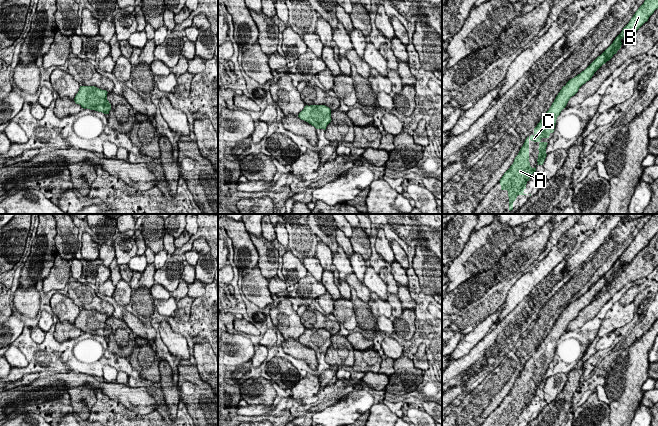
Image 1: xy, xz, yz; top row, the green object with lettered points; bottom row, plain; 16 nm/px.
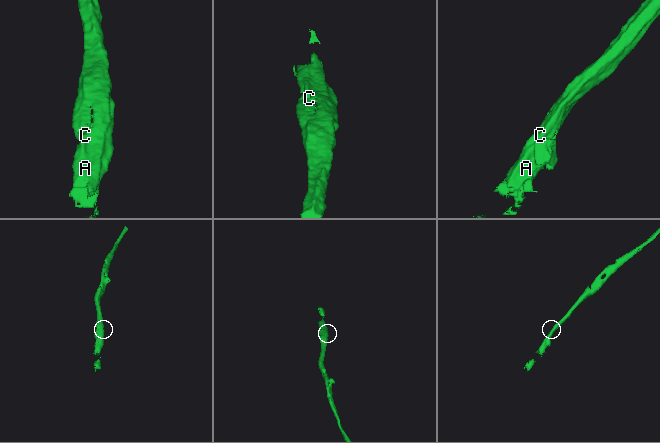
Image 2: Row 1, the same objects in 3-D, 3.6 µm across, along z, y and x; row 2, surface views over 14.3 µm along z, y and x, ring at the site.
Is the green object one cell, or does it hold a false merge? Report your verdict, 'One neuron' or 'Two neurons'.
Two neurons

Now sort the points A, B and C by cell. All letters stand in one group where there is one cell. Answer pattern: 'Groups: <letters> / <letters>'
Groups: A B / C

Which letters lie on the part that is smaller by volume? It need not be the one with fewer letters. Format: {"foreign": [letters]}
{"foreign": ["C"]}

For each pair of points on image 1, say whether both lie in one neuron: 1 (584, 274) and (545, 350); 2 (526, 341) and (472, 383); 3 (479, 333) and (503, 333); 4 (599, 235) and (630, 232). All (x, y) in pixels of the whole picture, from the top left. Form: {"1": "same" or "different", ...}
{"1": "different", "2": "same", "3": "different", "4": "different"}

